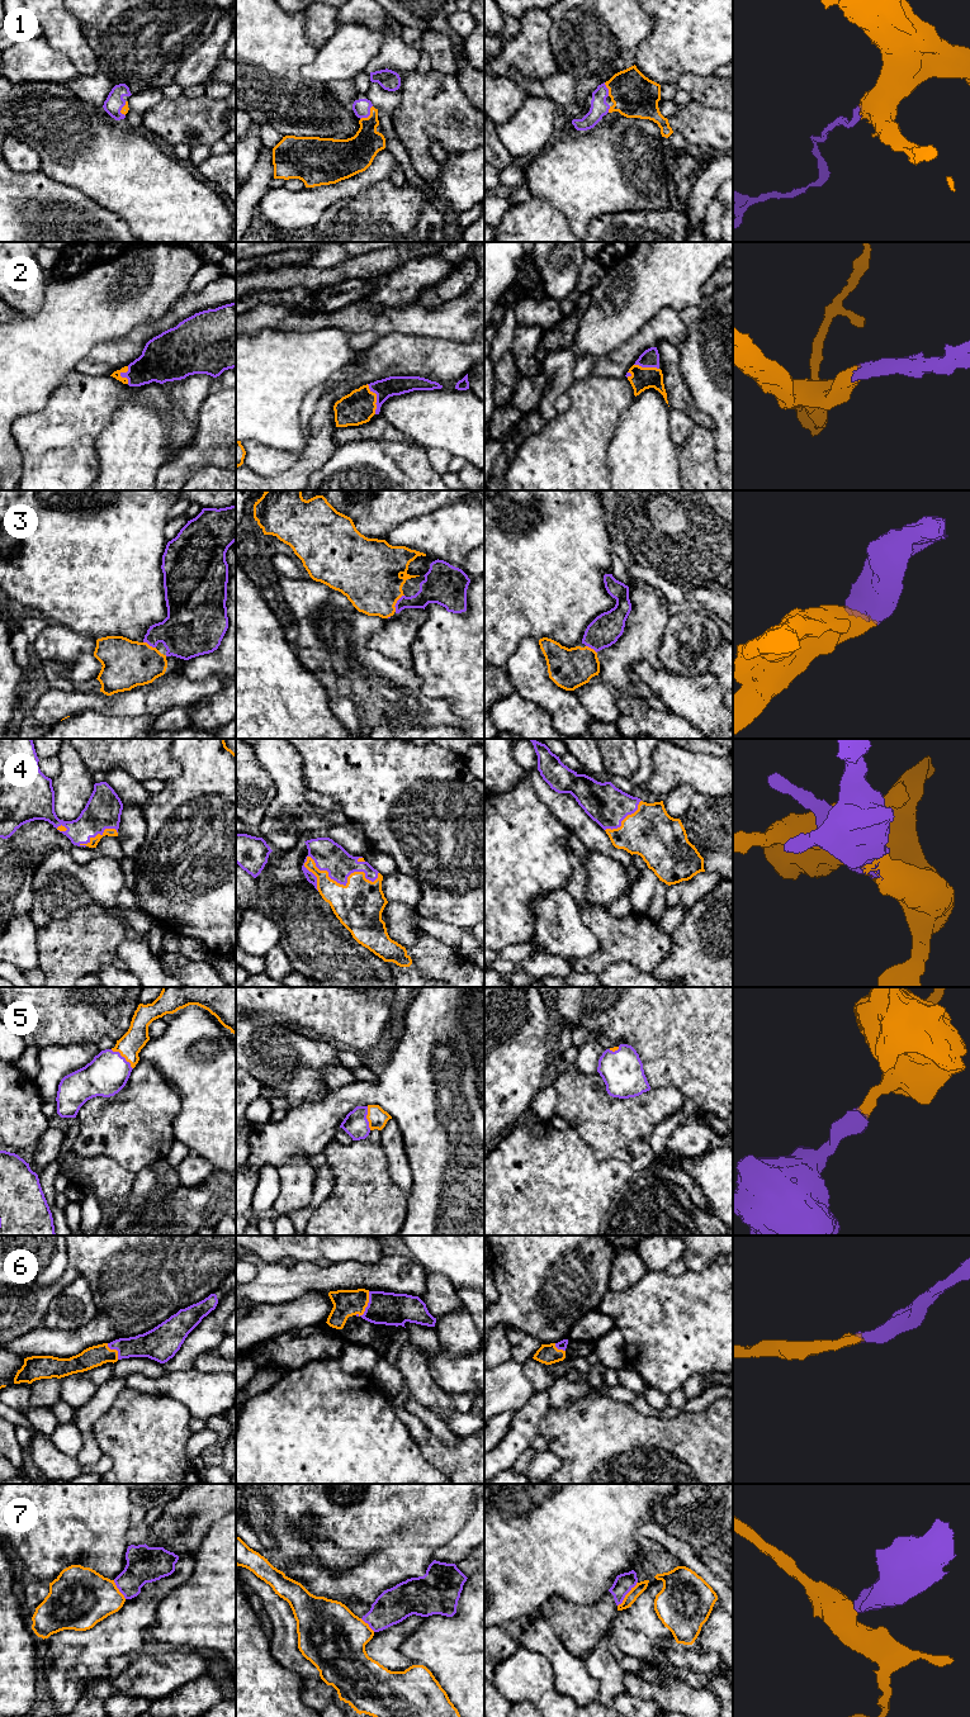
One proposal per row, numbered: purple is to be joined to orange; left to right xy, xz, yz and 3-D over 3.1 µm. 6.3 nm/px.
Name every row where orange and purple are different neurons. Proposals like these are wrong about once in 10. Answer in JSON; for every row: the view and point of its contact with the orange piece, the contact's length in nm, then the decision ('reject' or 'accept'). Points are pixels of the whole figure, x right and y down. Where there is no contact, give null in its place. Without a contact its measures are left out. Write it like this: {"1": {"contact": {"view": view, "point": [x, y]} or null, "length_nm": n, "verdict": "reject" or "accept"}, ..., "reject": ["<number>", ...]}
{"1": {"contact": {"view": "xz", "point": [370, 114]}, "length_nm": 120, "verdict": "accept"}, "2": {"contact": {"view": "xz", "point": [375, 399]}, "length_nm": 200, "verdict": "accept"}, "3": {"contact": {"view": "xz", "point": [396, 602]}, "length_nm": 130, "verdict": "accept"}, "4": {"contact": {"view": "xz", "point": [341, 885]}, "length_nm": 480, "verdict": "accept"}, "5": {"contact": {"view": "xy", "point": [123, 1056]}, "length_nm": 190, "verdict": "accept"}, "6": {"contact": {"view": "xz", "point": [367, 1305]}, "length_nm": 180, "verdict": "accept"}, "7": {"contact": {"view": "yz", "point": [627, 1594]}, "length_nm": 200, "verdict": "reject"}, "reject": ["7"]}

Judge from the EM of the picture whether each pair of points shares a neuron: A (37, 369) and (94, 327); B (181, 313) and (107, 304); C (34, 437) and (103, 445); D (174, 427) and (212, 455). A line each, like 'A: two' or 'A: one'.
A: one
B: two
C: two
D: two

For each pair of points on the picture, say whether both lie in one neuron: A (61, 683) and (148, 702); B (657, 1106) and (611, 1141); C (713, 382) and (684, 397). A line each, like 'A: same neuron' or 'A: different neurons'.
A: different neurons
B: same neuron
C: different neurons

